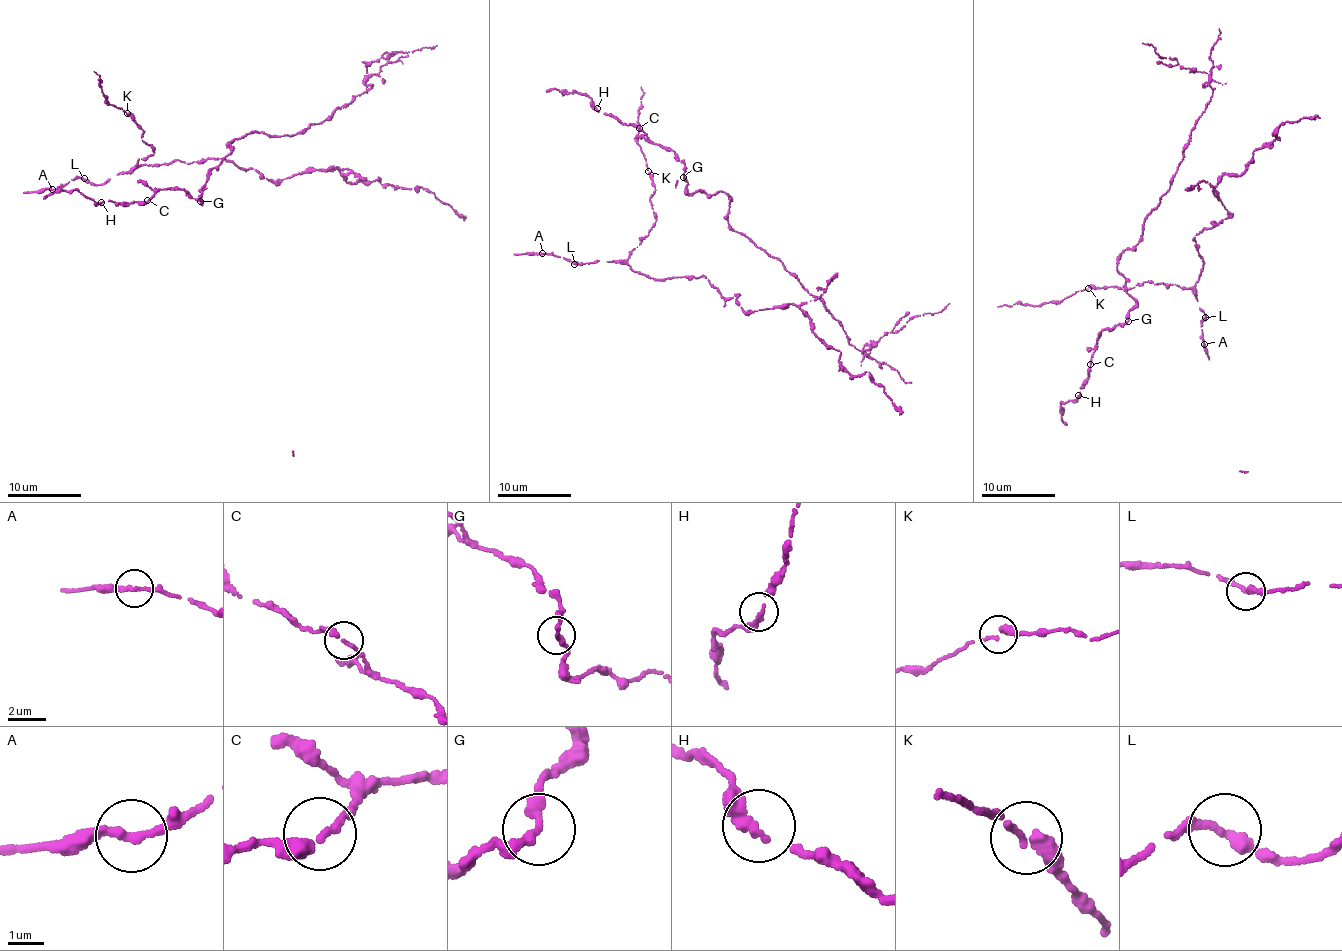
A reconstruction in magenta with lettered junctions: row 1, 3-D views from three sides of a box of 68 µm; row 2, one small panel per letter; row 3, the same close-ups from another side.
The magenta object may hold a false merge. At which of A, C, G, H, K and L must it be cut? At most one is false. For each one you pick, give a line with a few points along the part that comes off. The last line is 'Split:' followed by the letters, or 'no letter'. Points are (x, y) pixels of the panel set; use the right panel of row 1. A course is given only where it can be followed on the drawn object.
Split: no letter

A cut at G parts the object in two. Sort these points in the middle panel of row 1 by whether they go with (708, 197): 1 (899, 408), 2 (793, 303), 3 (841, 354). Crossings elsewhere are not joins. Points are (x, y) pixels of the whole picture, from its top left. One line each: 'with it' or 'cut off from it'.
1: cut off from it
2: cut off from it
3: cut off from it

